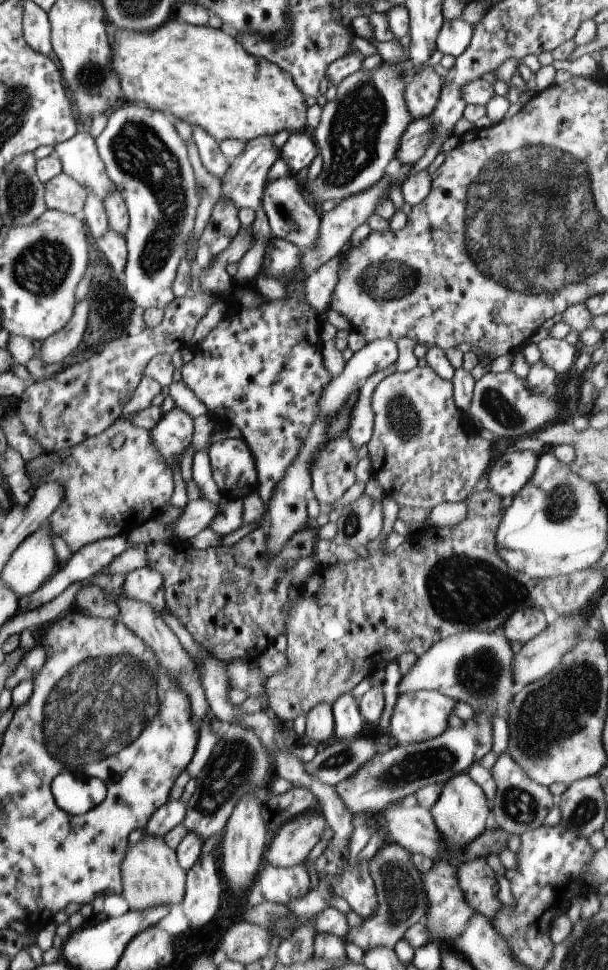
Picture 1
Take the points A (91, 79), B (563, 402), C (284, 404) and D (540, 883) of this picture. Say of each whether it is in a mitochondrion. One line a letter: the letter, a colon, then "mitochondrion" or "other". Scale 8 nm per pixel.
A: mitochondrion
B: other
C: other
D: other

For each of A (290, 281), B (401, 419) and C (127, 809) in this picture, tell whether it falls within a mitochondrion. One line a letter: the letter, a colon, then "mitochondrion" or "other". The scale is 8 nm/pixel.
A: other
B: mitochondrion
C: other

